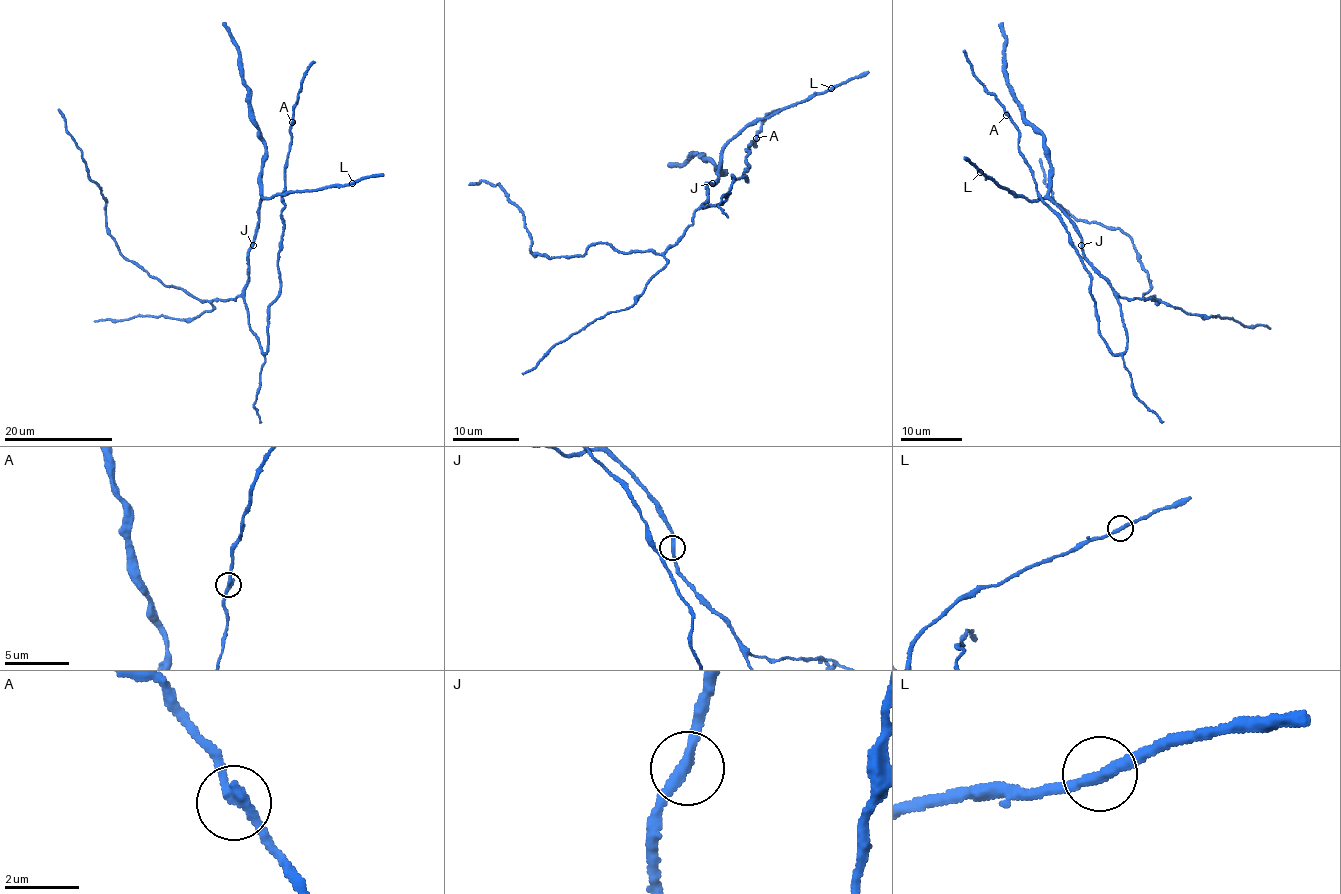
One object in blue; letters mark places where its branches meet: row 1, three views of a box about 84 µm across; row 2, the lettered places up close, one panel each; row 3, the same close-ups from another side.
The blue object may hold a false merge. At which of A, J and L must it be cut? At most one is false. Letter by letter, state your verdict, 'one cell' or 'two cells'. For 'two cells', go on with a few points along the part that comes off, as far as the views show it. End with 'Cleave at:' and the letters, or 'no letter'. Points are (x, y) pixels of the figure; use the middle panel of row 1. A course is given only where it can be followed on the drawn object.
A: one cell
J: one cell
L: one cell
Cleave at: no letter

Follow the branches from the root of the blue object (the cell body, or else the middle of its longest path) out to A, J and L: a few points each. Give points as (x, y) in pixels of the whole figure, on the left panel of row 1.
A: (249, 318), (252, 332), (266, 353), (267, 309), (280, 292), (277, 253), (283, 235), (282, 196), (292, 123)
J: (249, 318), (244, 286), (248, 278), (248, 251), (253, 245)
L: (249, 318), (244, 286), (248, 278), (248, 251), (257, 230), (261, 196), (267, 199), (352, 183)

